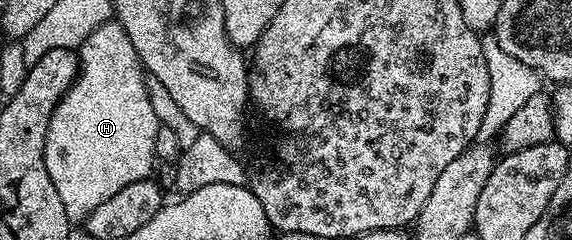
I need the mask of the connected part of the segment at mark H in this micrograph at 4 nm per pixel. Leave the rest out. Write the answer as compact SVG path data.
M116 22L99 26L99 30L92 32L80 46L77 81L59 102L45 143L47 174L51 174L55 190L59 190L63 210L67 210L70 221L84 221L91 210L99 206L99 202L107 202L107 198L111 198L111 194L119 194L123 186L131 186L131 182L139 182L152 173L149 171L155 165L155 134L158 127L149 97L147 76L138 61L135 46L131 46L127 38L127 30Z

